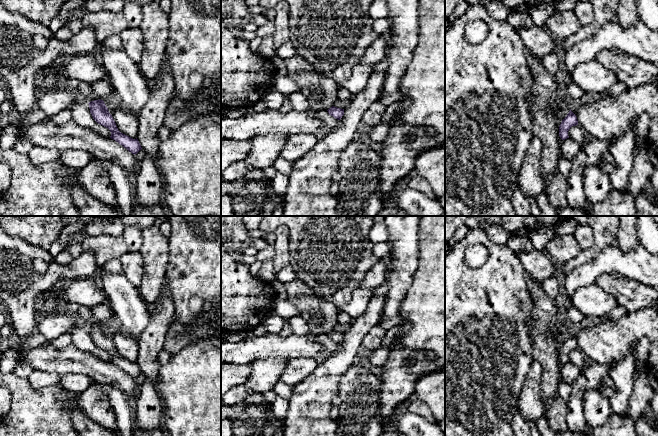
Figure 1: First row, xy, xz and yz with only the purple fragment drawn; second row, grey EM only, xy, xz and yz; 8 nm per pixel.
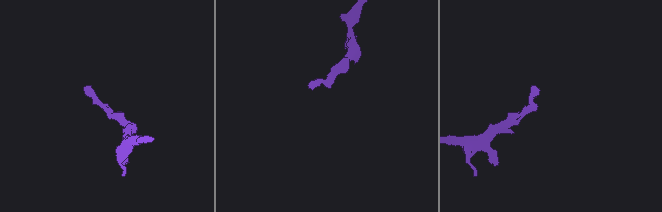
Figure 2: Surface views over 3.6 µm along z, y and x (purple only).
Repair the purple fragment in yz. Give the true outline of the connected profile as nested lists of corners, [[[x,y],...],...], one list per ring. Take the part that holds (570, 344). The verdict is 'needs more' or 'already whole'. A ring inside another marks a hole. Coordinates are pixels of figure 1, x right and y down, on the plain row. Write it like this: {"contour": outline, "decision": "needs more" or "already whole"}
{"contour": [[[571,335],[567,338],[567,340],[562,344],[559,350],[559,360],[562,364],[569,362],[568,355],[572,350],[578,349],[578,344],[576,339]]], "decision": "already whole"}

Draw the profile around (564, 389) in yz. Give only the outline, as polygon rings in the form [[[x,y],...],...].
[[[561,380],[558,384],[558,395],[565,401],[566,404],[570,400],[571,393],[572,393],[571,384],[568,384],[563,380]]]

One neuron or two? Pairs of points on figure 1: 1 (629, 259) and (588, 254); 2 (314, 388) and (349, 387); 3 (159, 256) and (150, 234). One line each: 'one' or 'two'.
1: two
2: two
3: one

